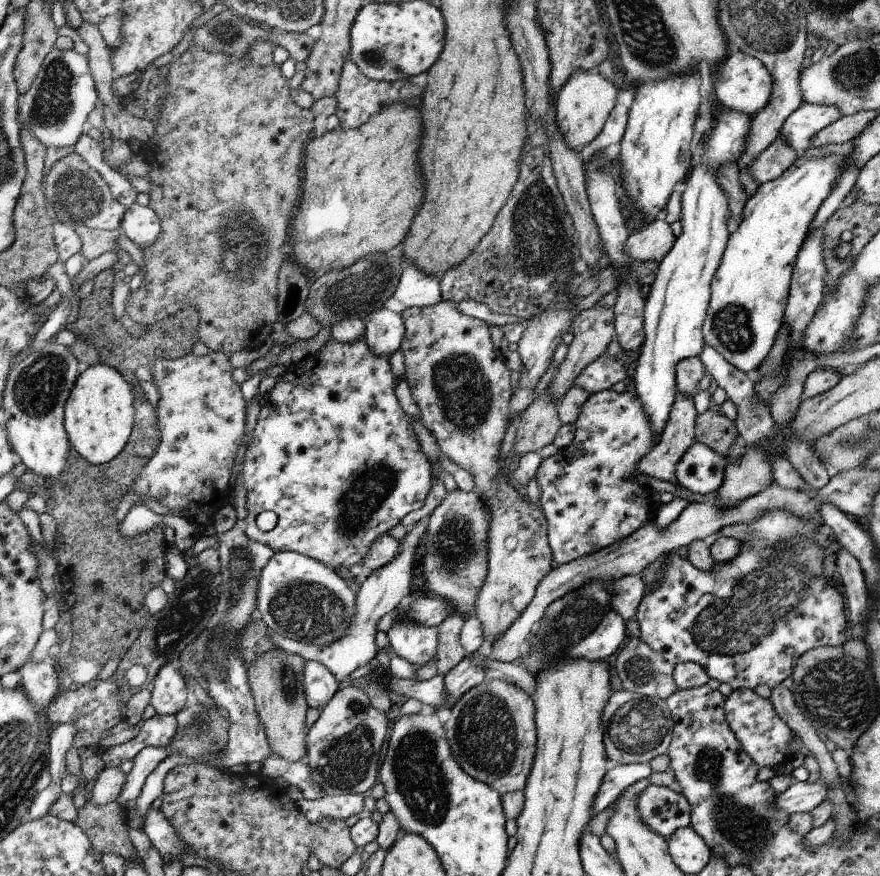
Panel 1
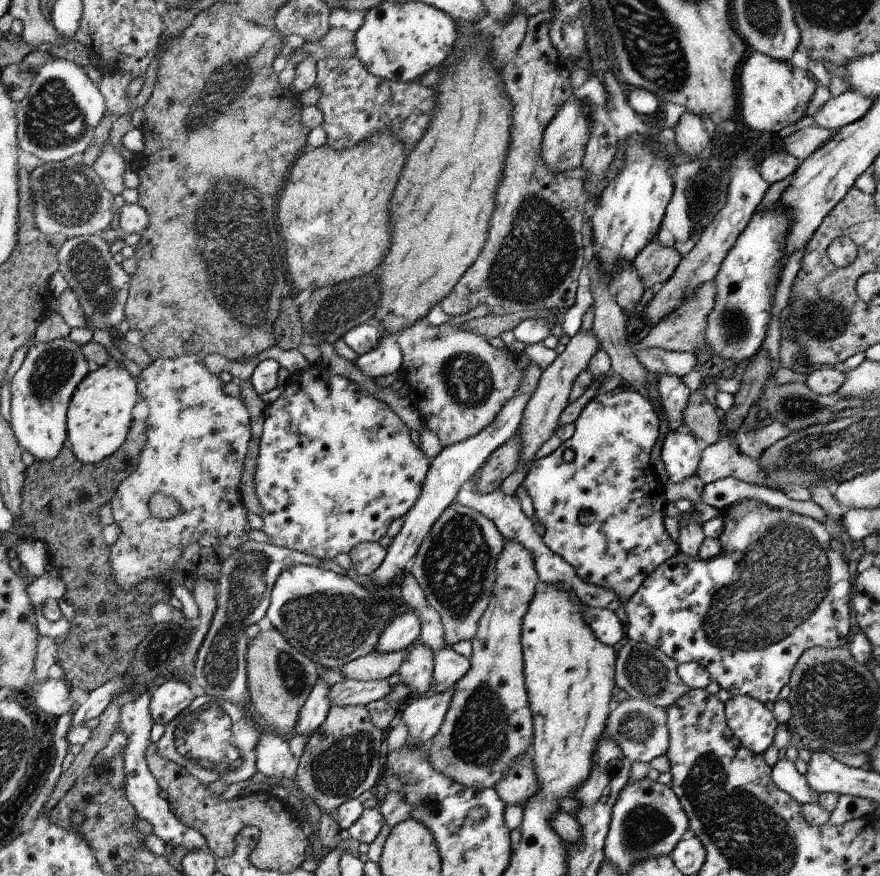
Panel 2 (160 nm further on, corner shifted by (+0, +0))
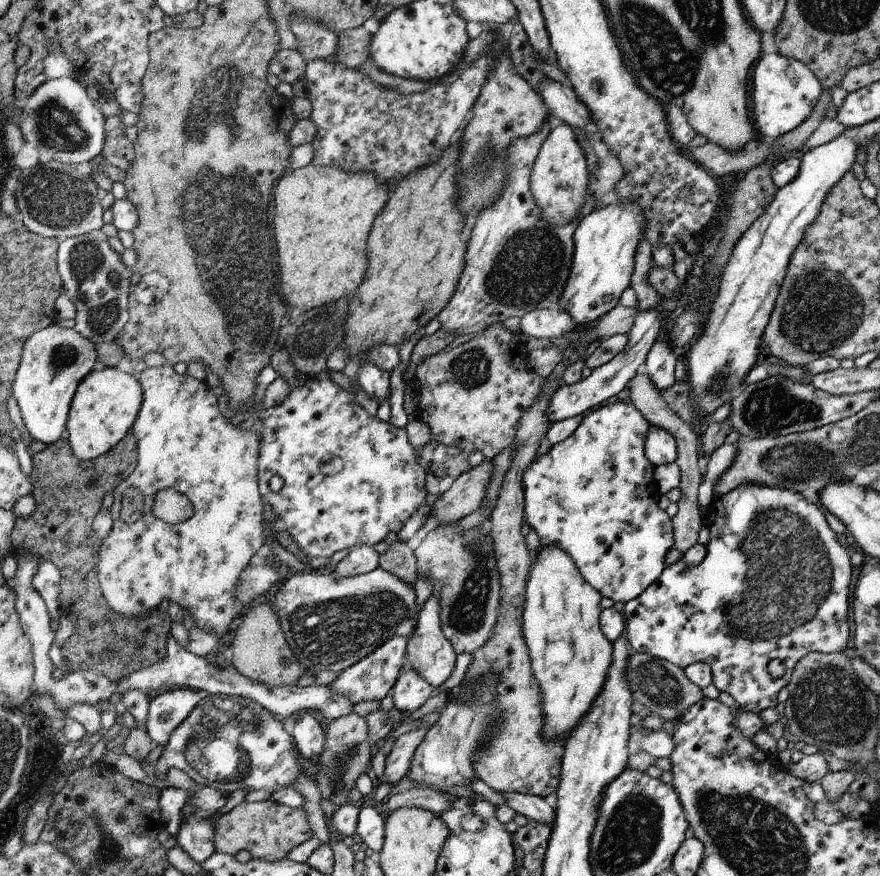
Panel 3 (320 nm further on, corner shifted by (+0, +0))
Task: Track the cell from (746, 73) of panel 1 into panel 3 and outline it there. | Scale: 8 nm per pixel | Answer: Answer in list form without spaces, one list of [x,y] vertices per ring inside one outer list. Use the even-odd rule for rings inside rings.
[[[778,52],[762,54],[754,64],[750,75],[750,104],[756,130],[763,135],[763,138],[770,140],[776,140],[780,136],[795,130],[810,117],[819,102],[819,97],[823,94],[823,90],[817,76],[814,76],[802,62],[781,56]]]

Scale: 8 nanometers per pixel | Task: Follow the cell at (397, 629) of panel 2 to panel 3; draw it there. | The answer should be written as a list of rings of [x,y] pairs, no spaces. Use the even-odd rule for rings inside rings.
[[[395,637],[377,649],[373,654],[366,656],[353,667],[346,668],[332,683],[331,688],[336,693],[350,698],[350,702],[356,705],[367,700],[383,700],[393,691],[401,672],[405,670],[403,658],[408,650],[408,639]]]

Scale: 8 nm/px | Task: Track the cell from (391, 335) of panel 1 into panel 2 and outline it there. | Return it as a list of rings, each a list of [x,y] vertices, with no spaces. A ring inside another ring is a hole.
[[[388,332],[380,333],[382,336],[379,338],[377,348],[354,360],[357,368],[374,380],[380,376],[398,373],[403,361],[401,348],[393,342],[394,335]]]

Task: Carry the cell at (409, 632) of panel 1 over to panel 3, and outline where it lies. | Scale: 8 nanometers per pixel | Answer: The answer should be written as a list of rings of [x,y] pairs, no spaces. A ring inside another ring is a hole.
[[[405,668],[390,693],[394,699],[394,712],[396,715],[413,713],[432,697],[435,689],[421,675],[411,668]]]

